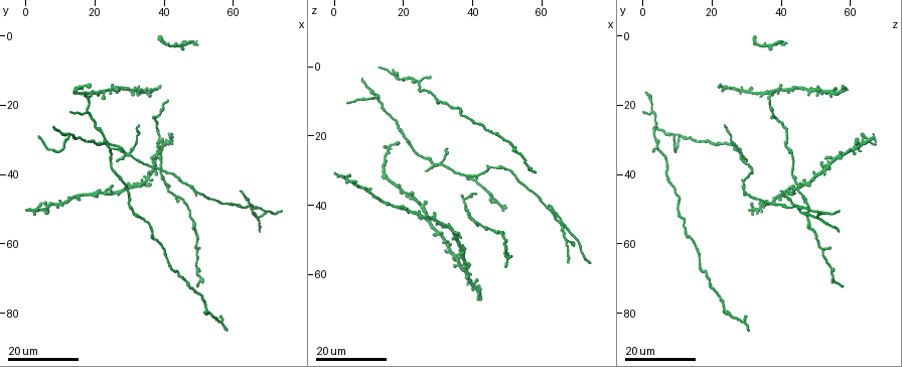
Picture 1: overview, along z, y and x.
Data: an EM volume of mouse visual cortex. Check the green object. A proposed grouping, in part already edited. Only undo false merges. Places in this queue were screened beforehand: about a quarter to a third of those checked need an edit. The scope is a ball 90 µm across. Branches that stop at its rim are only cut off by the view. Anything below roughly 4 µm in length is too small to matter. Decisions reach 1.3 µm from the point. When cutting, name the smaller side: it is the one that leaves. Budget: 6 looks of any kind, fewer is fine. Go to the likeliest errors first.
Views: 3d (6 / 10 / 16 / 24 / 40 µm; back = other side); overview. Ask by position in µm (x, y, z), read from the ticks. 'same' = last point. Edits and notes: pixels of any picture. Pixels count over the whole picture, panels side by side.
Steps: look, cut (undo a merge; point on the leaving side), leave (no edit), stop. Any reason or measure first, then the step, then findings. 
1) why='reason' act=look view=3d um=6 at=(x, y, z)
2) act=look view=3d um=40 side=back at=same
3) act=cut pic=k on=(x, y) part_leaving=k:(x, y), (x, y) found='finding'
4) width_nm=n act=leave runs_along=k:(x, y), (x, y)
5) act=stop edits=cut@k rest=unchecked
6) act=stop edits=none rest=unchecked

why='four arms meet' act=look view=3d um=24 at=(66.0, 49.5, 44.5)

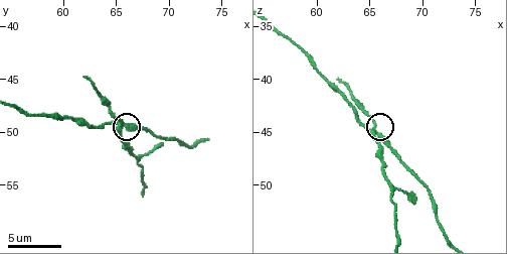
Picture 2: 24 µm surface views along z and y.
act=look view=3d um=10 at=(65.4, 49.6, 45.2)

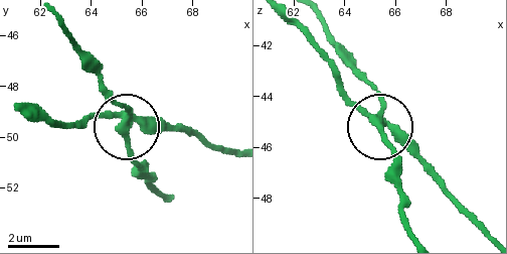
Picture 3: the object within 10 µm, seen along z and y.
side_arm_um=15 act=cut pic=3 on=(128, 156) part_leaving=3:(127, 121), (129, 151), (163, 195) found='a second cell is stuck on'

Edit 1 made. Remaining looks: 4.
why='small branch off a trunk' act=look view=3d um=16 at=(37.5, 23.5, 38.0)

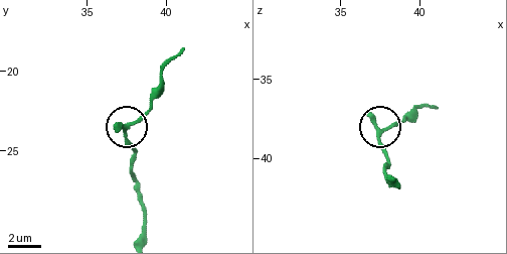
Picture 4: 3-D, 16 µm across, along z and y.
act=look view=3d um=10 at=(37.5, 23.3, 38.2)

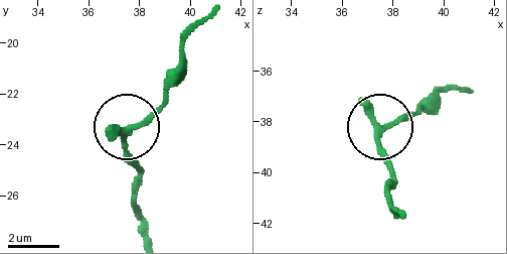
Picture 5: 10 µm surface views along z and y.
side_arm_um=32 arms=3 act=leave found='one cell here'

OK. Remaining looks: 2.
why='three arms meet' act=look view=3d um=16 at=(18.0, 21.5, 3.0)

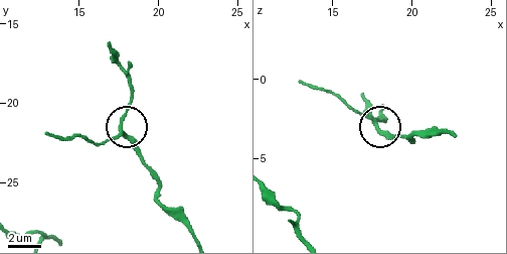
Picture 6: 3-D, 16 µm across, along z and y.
act=look view=3d um=10 at=(17.6, 21.7, 2.7)

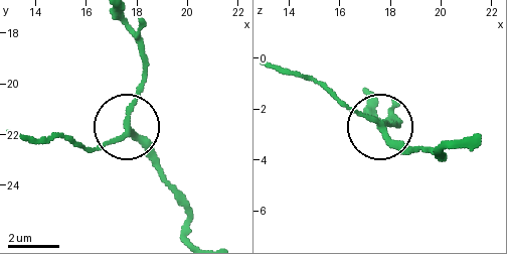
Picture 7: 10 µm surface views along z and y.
width_nm=220 act=leave found='all the same cell'

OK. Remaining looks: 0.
act=stop edits=cut@3 rest=unchecked

